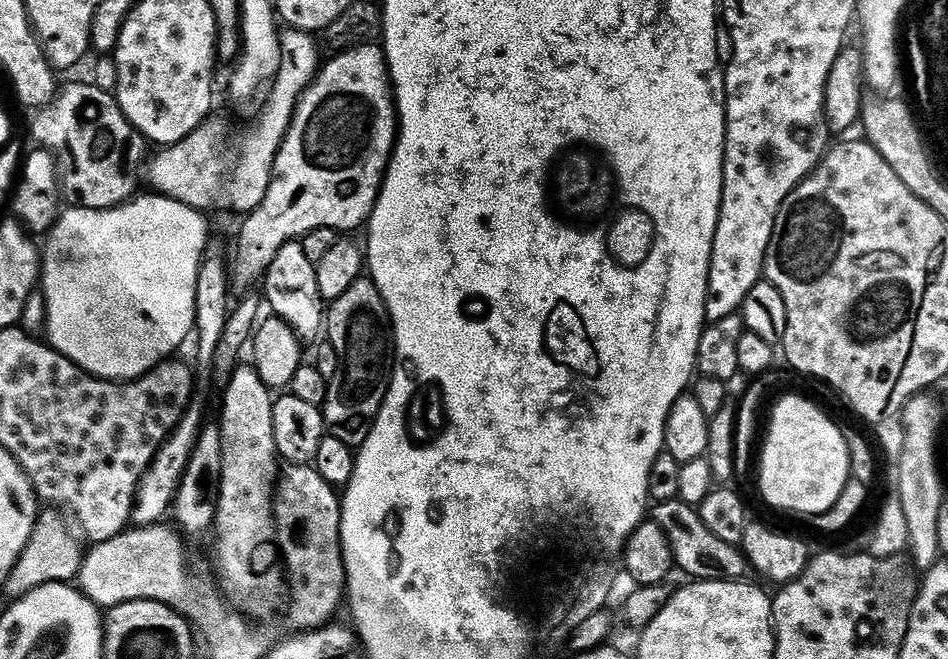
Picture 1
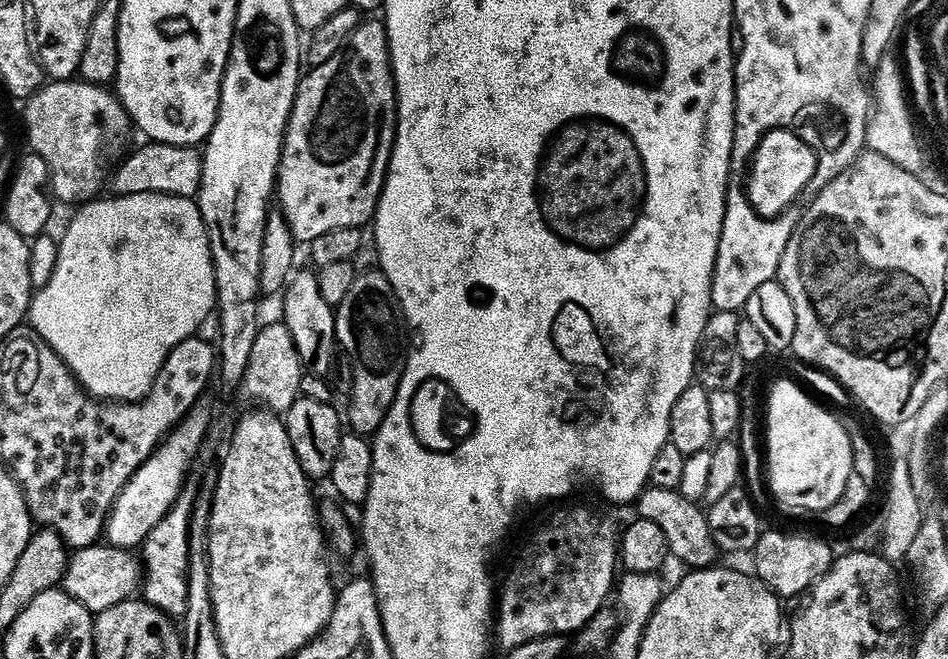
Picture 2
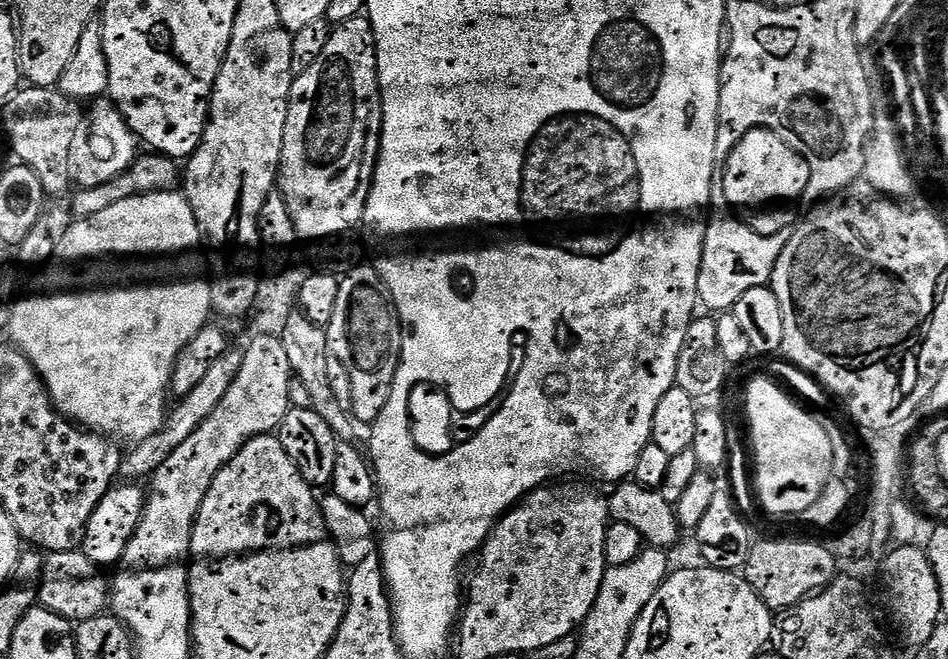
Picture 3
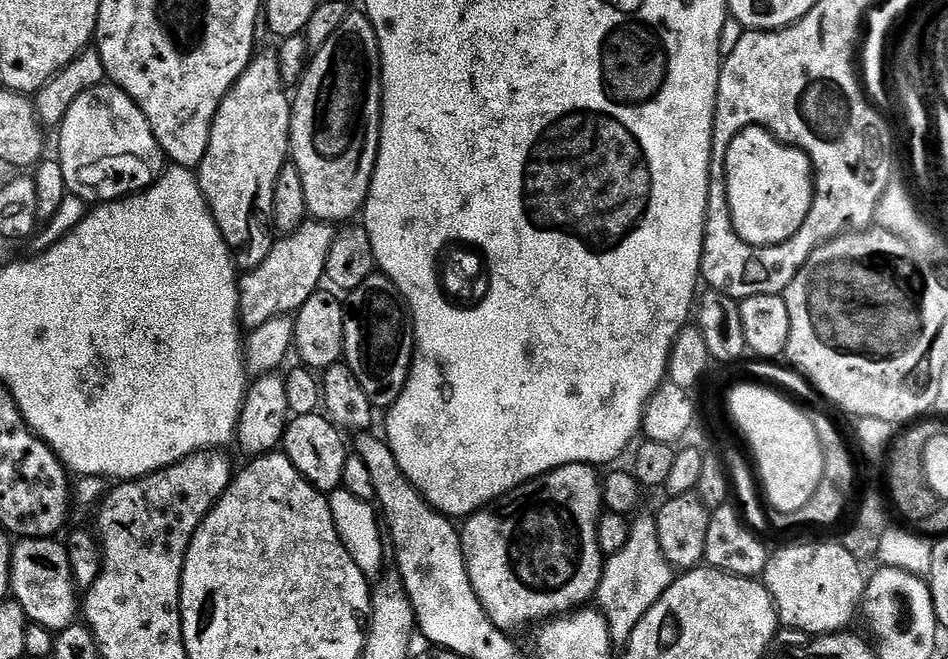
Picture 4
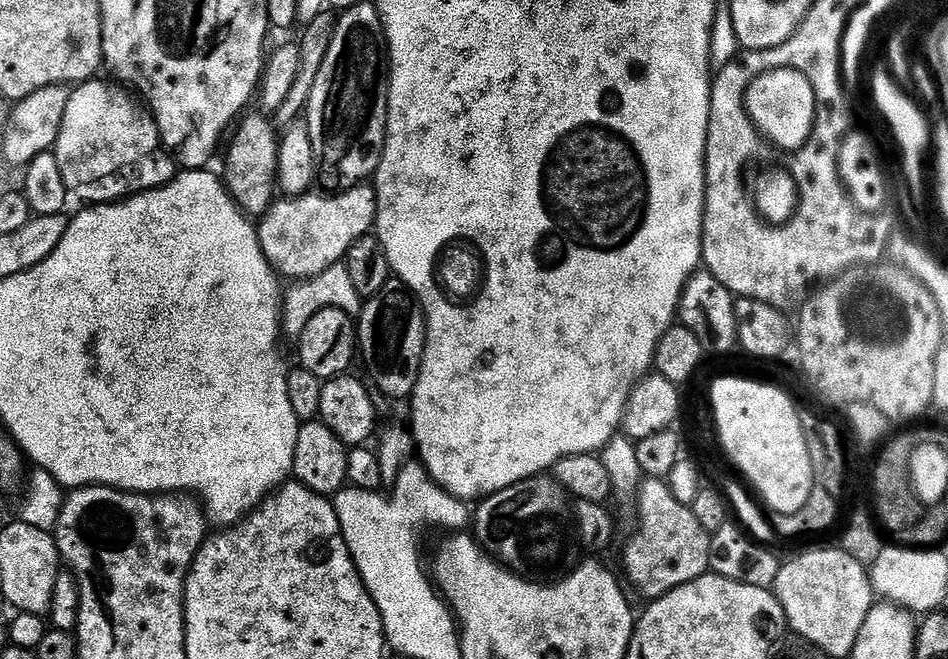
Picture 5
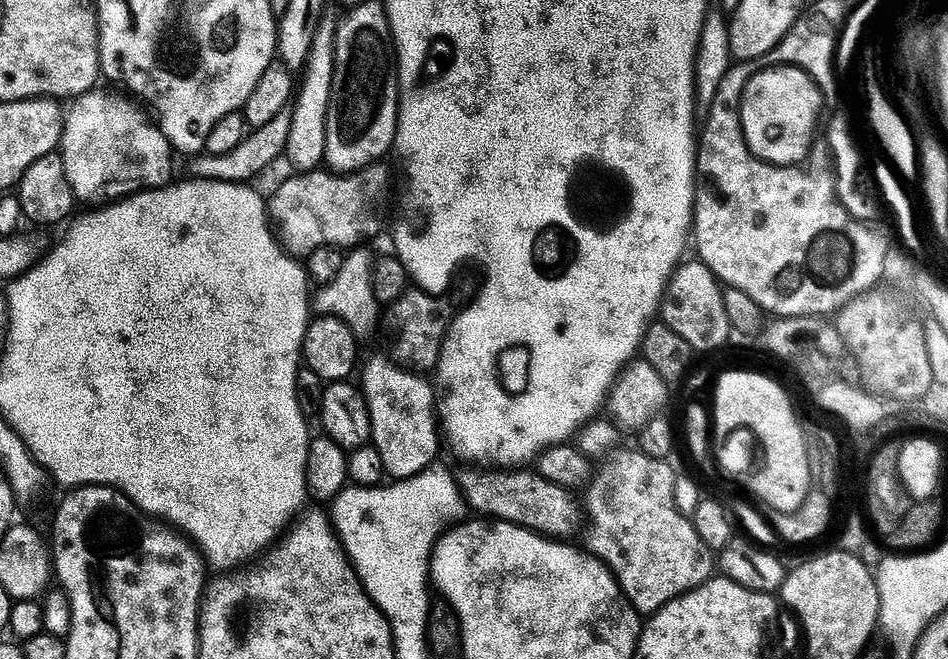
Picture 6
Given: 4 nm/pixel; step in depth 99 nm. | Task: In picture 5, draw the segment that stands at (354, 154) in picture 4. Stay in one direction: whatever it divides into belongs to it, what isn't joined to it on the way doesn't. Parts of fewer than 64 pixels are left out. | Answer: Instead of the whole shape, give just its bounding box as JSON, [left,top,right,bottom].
[306,2,389,182]

